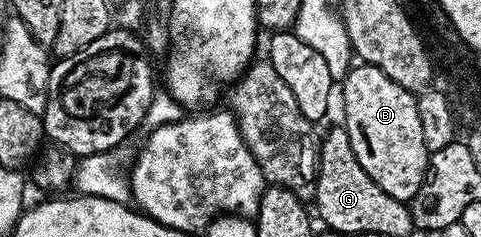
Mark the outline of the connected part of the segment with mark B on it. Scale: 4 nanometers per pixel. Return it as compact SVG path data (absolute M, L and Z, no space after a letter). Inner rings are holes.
M364 63L354 64L341 86L339 97L341 93L341 101L345 104L343 128L351 139L351 151L355 151L359 167L363 167L363 171L367 171L387 195L406 203L412 202L429 169L430 155L427 143L423 143L416 96L399 87L395 79L387 79L379 67Z

